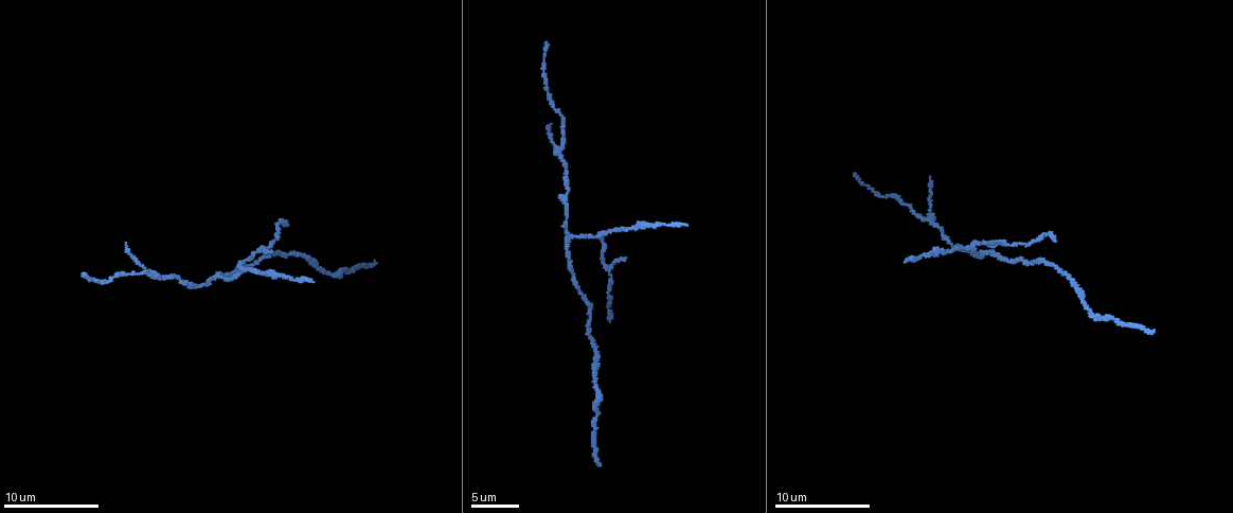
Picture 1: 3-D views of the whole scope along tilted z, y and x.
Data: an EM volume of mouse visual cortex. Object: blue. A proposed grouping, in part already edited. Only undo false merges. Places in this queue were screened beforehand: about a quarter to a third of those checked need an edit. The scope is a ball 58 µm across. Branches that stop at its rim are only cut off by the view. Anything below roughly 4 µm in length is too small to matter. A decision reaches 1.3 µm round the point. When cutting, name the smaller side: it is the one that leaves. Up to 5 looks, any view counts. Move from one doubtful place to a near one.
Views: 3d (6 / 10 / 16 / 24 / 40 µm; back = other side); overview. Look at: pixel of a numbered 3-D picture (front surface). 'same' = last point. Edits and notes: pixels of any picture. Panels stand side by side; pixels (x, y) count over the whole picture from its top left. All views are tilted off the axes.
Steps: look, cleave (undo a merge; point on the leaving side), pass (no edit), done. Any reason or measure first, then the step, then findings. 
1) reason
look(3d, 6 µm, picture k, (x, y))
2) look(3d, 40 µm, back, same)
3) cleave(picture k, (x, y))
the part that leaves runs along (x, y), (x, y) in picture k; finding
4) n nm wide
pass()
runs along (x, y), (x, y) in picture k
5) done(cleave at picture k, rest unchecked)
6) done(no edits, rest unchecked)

two arms in line, one across
look(3d, 10 µm, picture 1, (560, 151))

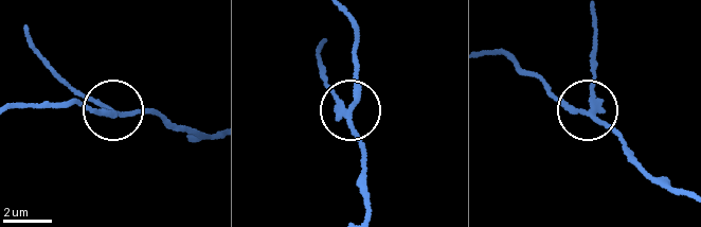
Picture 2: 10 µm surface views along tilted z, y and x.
190 nm wide
cleave(picture 2, (92, 109))
the part that leaves runs along (353, 101), (356, 51), (343, 12) in picture 2; two cells meet here

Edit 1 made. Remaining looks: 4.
look(overview)

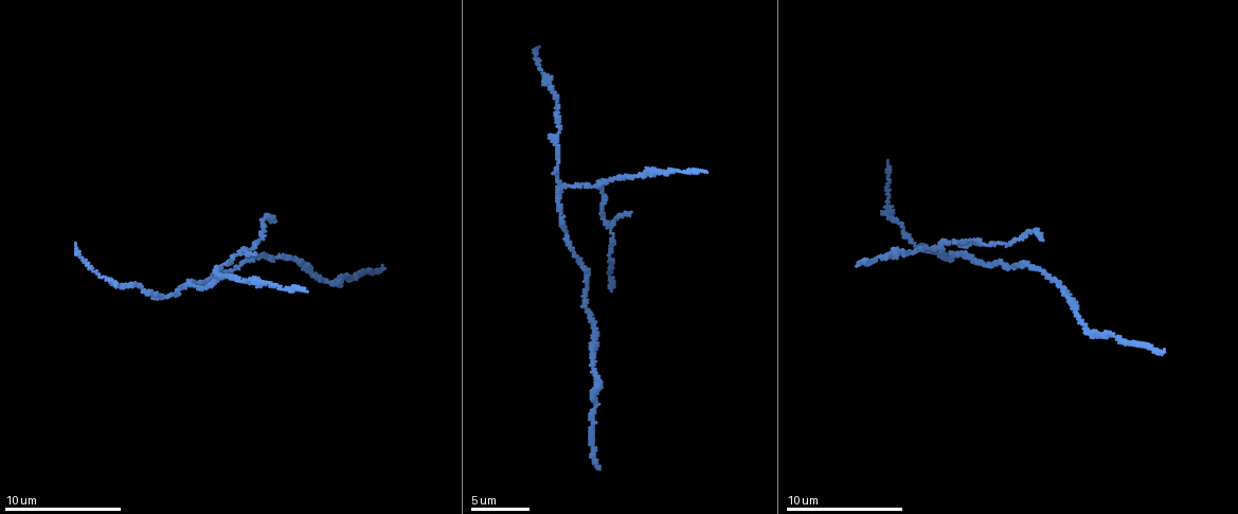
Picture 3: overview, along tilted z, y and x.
three-way junction
look(3d, 10 µm, picture 3, (564, 187))

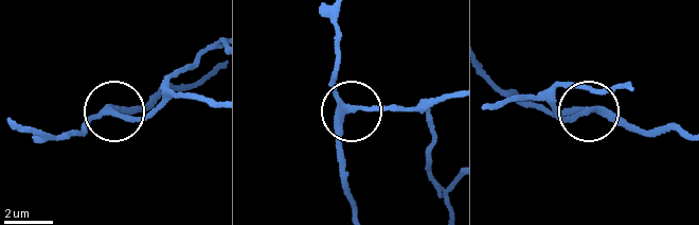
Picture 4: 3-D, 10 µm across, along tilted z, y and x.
210 nm wide
pass()
runs along (342, 154), (339, 124), (346, 115), (363, 109), (404, 113) in picture 4; all the same cell

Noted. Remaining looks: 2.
side arm on a straight run
look(3d, 6 µm, picture 3, (613, 231))

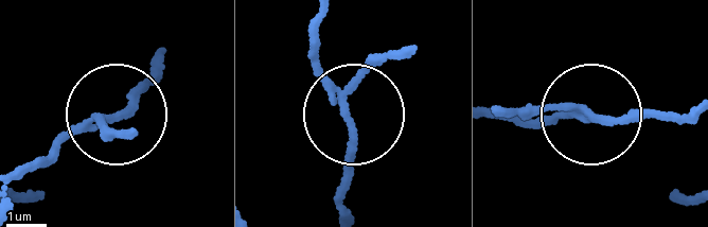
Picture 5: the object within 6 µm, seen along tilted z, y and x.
pass()
runs along (15, 182), (70, 135), (131, 112), (153, 80) in picture 5; continuous, no second cell

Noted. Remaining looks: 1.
done(cleave at picture 2, rest unchecked)

